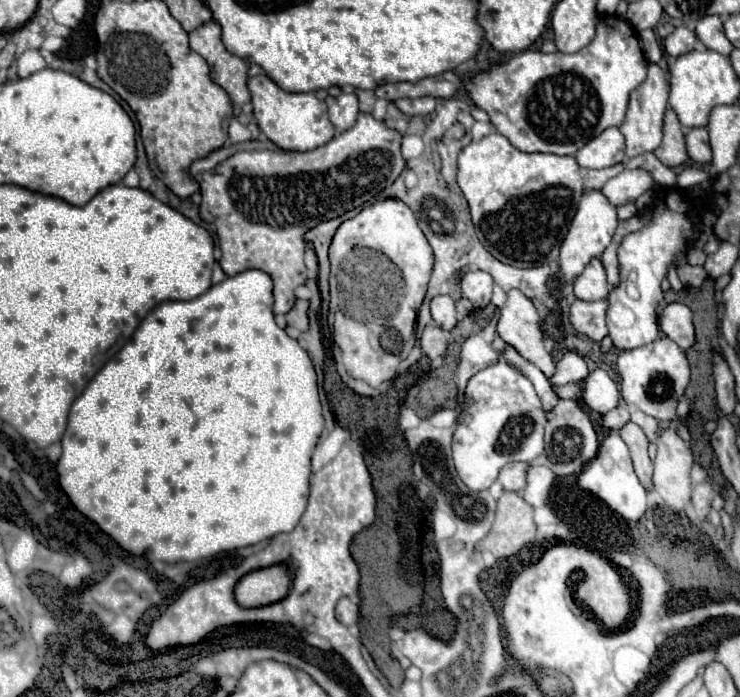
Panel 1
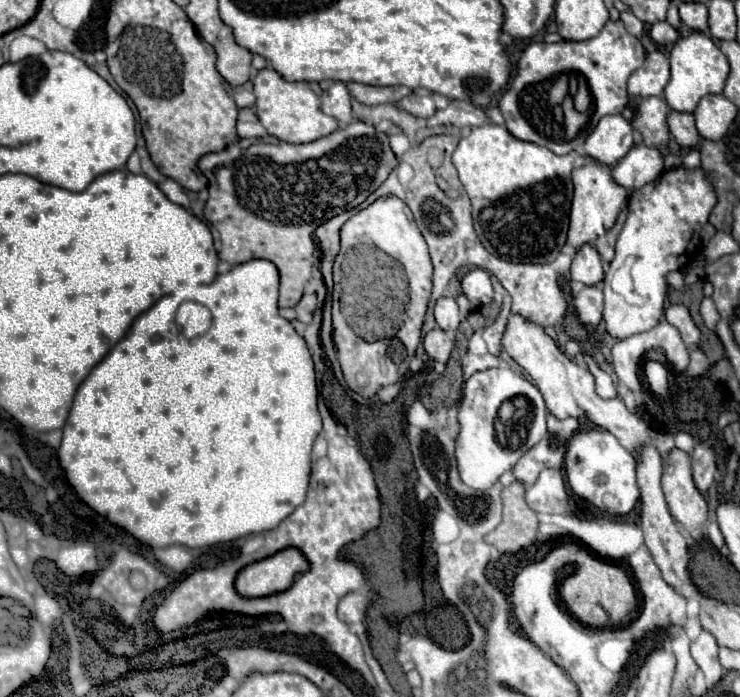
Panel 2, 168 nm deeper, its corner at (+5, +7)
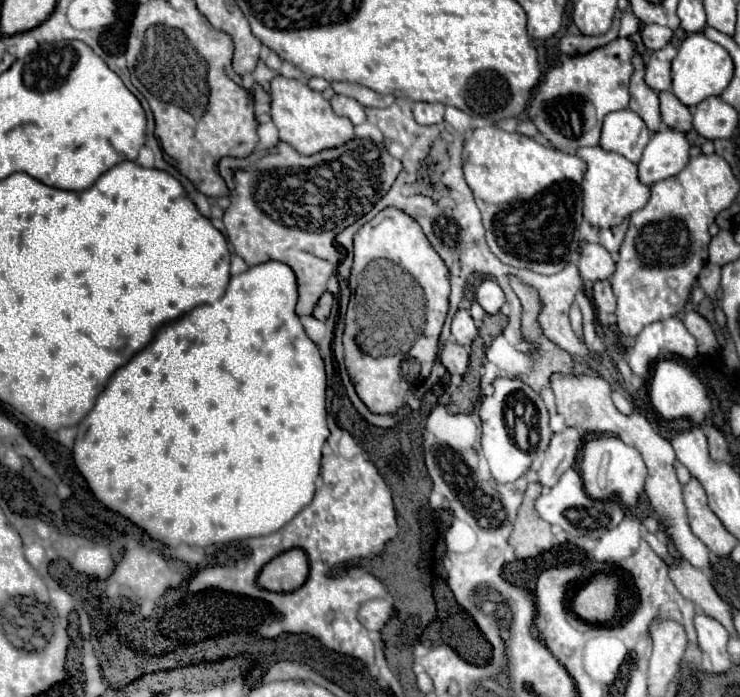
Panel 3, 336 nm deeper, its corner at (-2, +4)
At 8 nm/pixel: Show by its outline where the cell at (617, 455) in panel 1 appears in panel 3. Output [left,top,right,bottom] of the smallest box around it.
[581,437,647,507]

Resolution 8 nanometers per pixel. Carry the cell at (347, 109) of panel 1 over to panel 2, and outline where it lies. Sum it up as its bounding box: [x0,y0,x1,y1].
[322,82,354,124]

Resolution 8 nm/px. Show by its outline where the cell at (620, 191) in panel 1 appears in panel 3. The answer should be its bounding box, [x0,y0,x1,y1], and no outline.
[637,127,691,185]

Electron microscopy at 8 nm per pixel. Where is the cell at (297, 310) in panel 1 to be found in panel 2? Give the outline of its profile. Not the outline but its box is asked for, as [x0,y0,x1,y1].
[294,290,316,324]

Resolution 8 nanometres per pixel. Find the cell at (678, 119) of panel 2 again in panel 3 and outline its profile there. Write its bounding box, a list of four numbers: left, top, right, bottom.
[659,91,691,131]

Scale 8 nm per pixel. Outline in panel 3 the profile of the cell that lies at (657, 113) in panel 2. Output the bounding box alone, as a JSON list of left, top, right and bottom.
[631,55,661,131]

